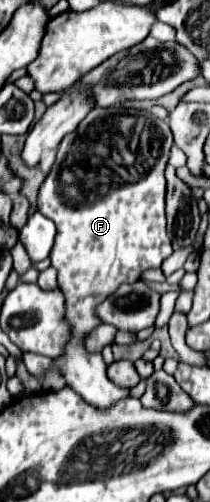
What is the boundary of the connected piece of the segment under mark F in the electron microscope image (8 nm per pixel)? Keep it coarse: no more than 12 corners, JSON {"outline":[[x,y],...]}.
{"outline":[[92,108],[38,194],[70,340],[48,370],[128,398],[86,336],[96,306],[172,254],[172,132]]}

